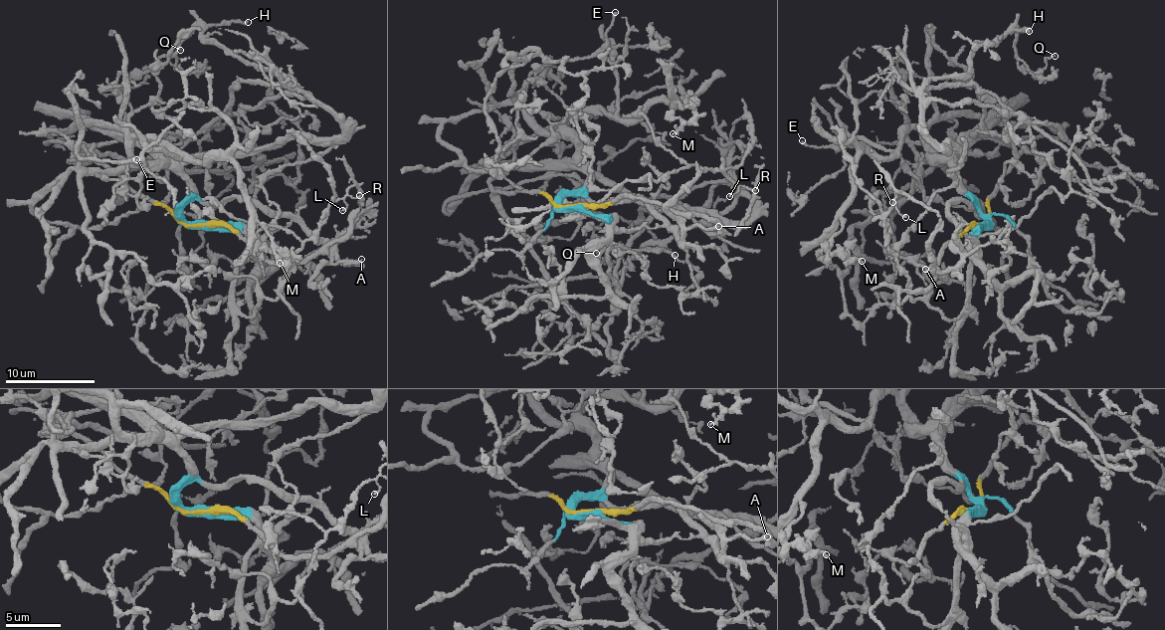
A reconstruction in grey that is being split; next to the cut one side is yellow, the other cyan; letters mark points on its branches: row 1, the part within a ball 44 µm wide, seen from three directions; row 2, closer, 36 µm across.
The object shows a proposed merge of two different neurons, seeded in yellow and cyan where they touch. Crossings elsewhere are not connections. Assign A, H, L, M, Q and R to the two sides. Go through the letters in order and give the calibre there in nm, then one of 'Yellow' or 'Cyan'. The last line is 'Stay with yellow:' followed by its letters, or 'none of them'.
A: Thickness 200 nm. Cyan
H: Thickness 180 nm. Cyan
L: Thickness 110 nm. Yellow
M: Thickness 140 nm. Cyan
Q: Thickness 110 nm. Cyan
R: Thickness 120 nm. Yellow
Stay with yellow: L, R

